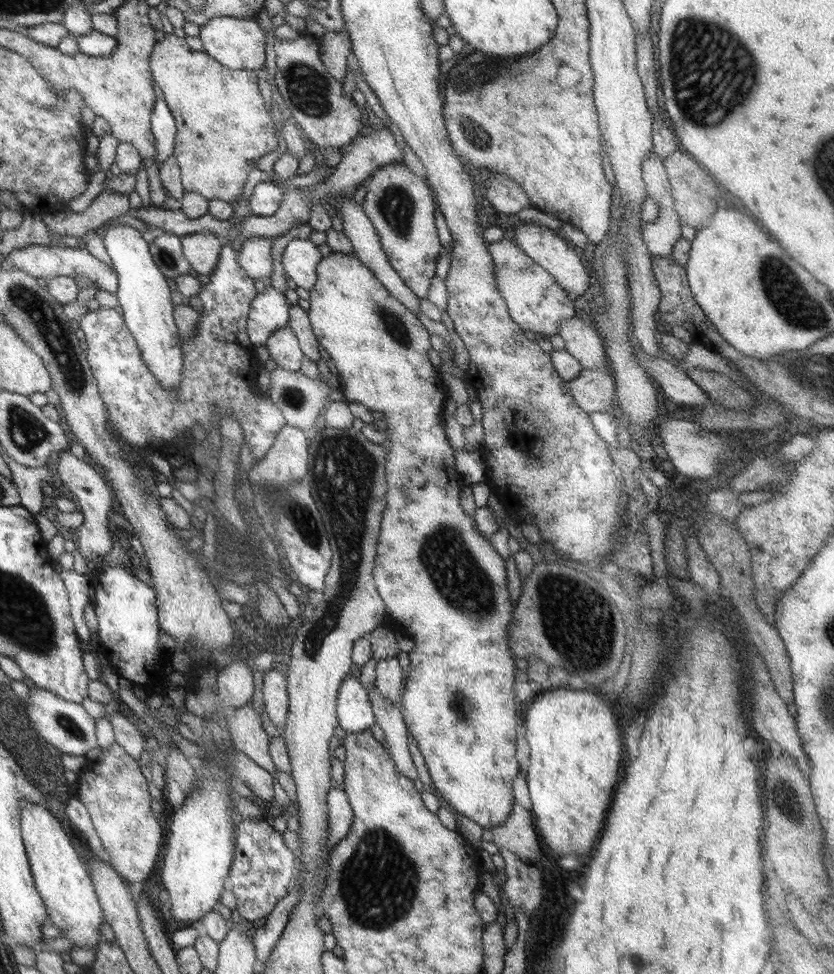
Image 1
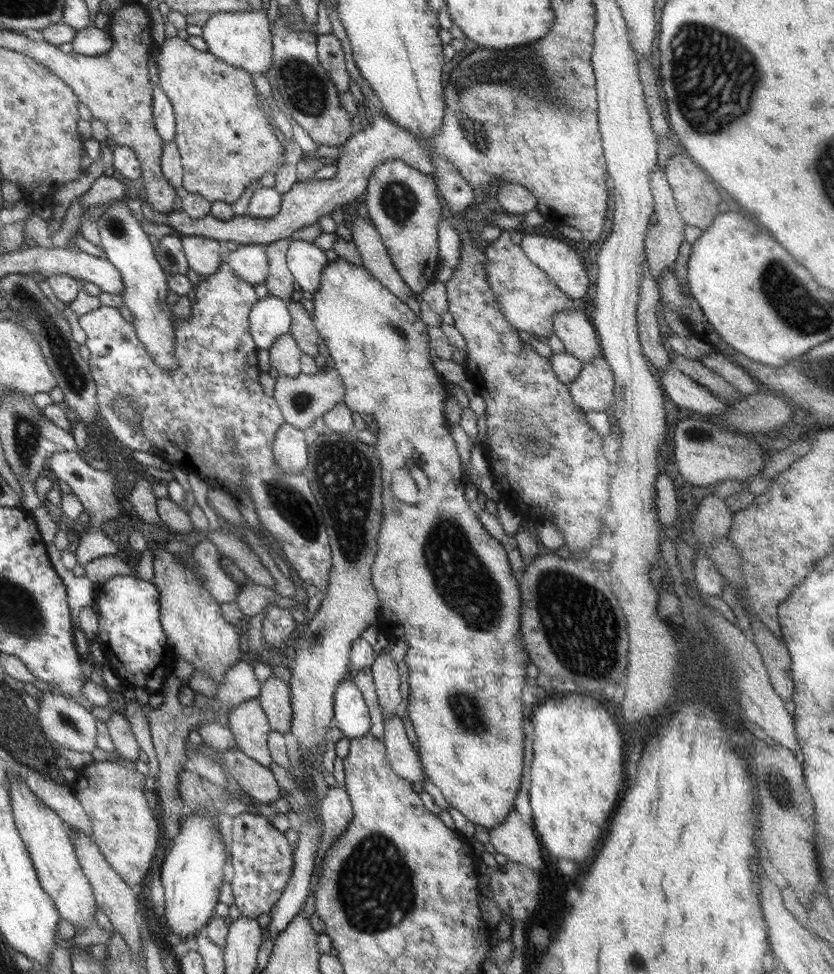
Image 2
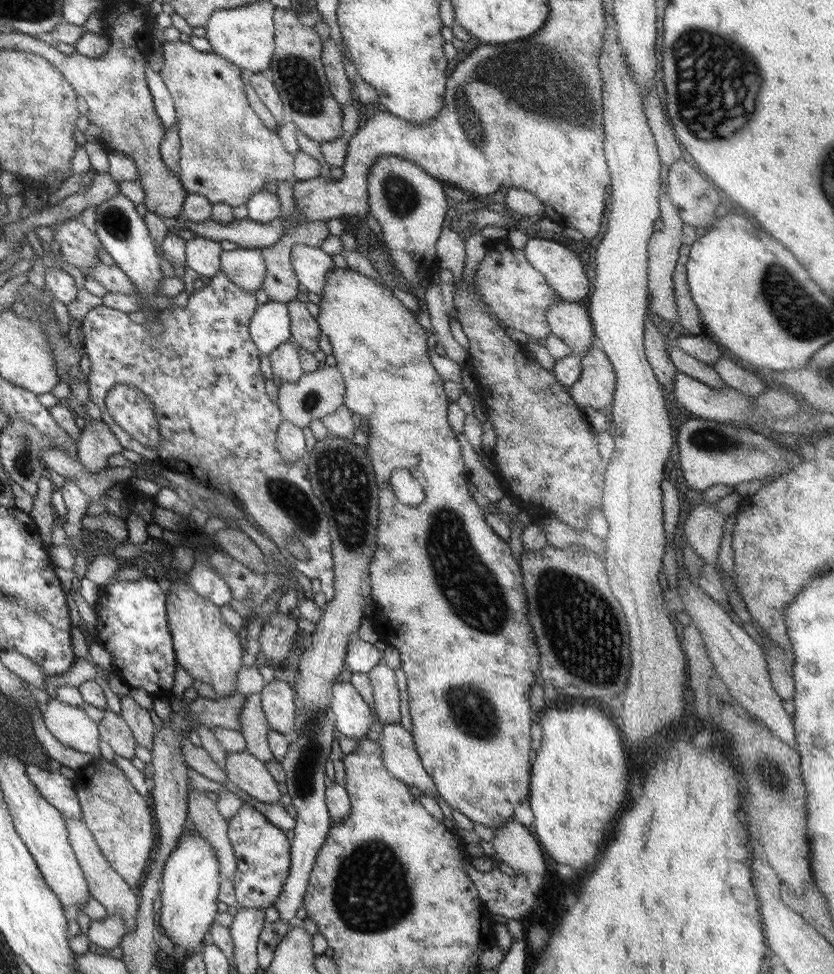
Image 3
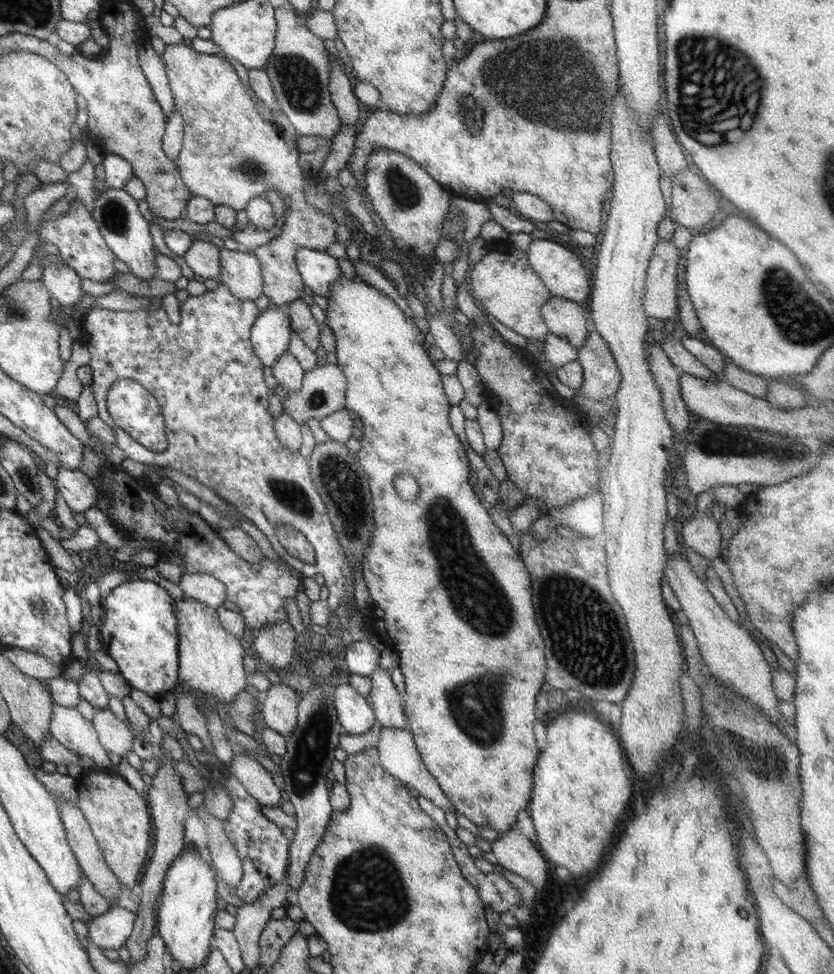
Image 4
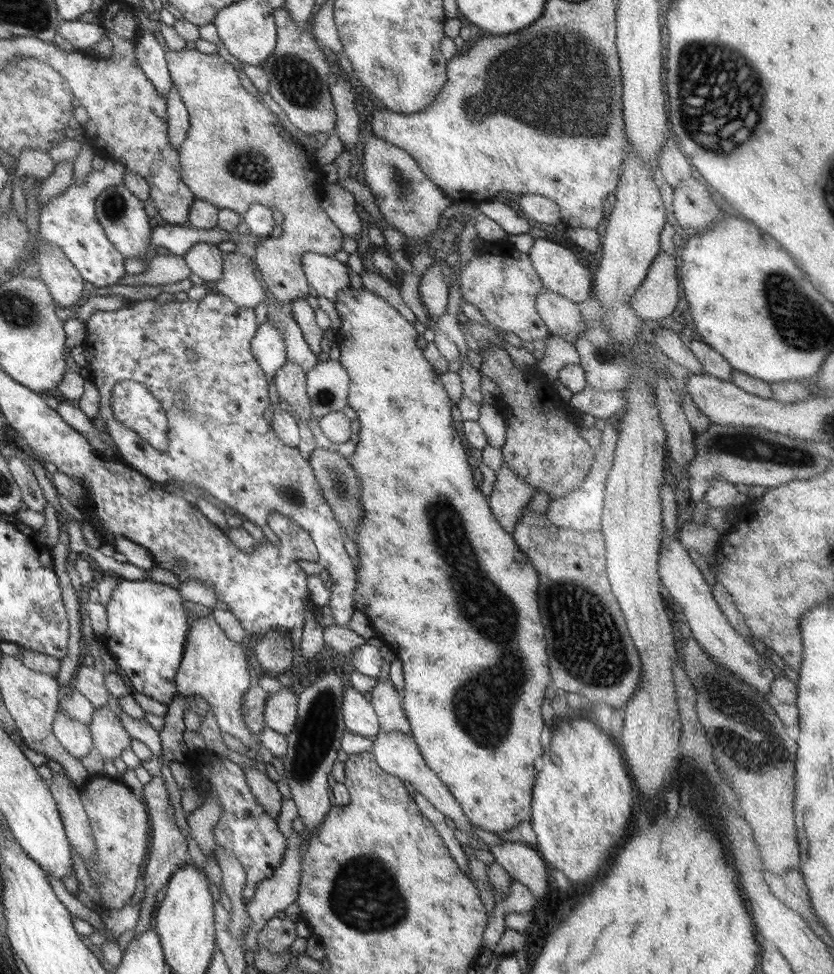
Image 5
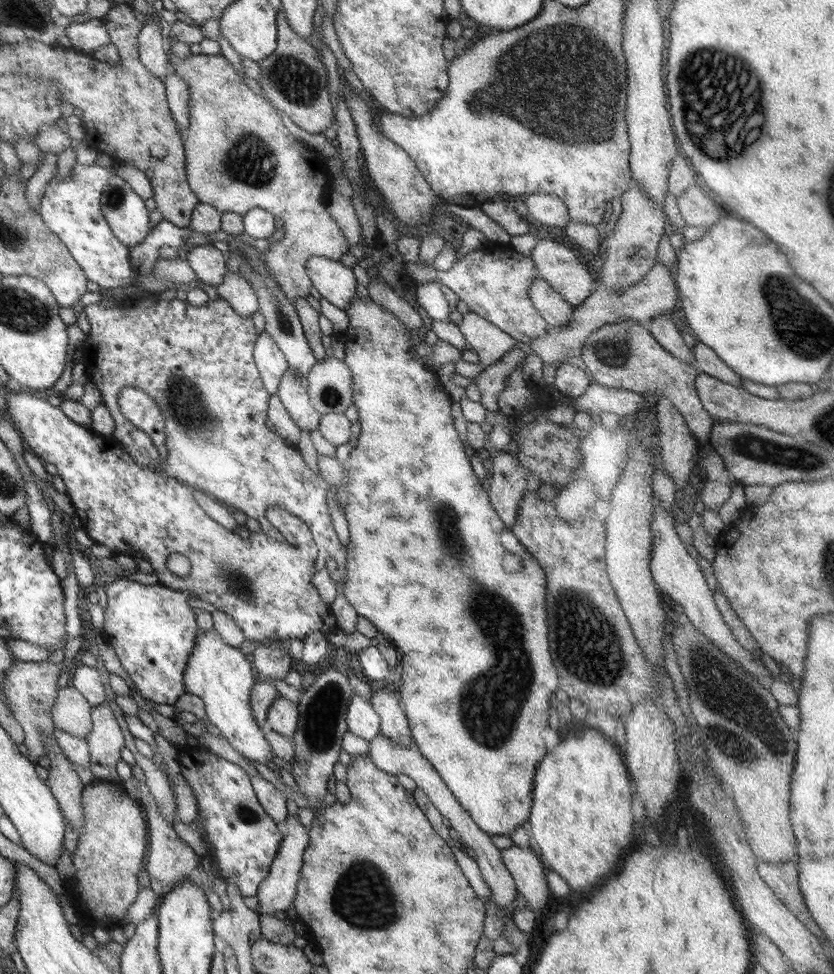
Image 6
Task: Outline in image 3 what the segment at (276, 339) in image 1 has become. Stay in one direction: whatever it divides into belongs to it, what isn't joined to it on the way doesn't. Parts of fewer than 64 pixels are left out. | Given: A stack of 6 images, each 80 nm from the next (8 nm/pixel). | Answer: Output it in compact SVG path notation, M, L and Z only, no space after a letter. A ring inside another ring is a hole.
M291 339L279 343L275 350L269 352L268 358L272 374L275 374L281 382L297 382L303 374L299 354L297 354L297 345Z

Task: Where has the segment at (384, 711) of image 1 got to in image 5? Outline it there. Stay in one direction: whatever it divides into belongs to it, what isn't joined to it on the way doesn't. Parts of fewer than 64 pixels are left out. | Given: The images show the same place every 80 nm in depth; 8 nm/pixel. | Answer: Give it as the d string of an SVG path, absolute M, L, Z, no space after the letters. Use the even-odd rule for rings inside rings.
M379 731L378 734L372 738L371 752L375 763L383 772L390 776L396 777L399 781L408 782L416 792L421 794L425 800L428 800L433 808L436 808L443 816L447 816L452 820L456 829L466 834L469 839L479 840L474 836L472 828L469 828L471 822L462 813L459 805L455 802L449 789L435 777L435 773L425 765L425 761L421 757L416 743L413 742L410 734L401 734L399 732L383 732Z

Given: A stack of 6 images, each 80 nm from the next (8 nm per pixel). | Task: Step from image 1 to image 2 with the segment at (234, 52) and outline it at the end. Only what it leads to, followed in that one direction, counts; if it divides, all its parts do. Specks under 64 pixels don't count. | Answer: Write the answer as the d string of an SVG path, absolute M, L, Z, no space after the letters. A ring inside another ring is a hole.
M263 9L217 12L201 27L201 38L207 46L207 52L225 64L246 70L254 75L264 74L272 60L272 35Z

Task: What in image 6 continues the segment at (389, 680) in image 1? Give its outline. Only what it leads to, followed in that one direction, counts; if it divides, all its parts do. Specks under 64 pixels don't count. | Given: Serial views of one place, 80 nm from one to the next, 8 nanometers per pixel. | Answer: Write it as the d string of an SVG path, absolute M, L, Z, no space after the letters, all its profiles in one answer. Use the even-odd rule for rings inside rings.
M385 687L374 688L370 706L380 718L379 734L393 744L409 746L412 737L398 699Z

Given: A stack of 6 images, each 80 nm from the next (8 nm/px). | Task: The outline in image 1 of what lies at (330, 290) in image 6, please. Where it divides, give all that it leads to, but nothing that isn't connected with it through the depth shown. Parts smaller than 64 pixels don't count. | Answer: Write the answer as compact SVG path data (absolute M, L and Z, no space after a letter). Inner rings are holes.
M293 238L287 242L281 254L281 265L287 278L305 291L311 290L317 280L315 267L322 260L317 246L310 240Z

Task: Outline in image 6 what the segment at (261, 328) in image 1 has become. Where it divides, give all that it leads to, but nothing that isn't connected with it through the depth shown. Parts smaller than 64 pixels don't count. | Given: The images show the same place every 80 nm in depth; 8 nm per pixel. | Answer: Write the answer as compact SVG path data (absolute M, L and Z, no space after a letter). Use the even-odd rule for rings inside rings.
M264 330L255 339L252 356L264 389L270 395L276 394L278 378L288 365L275 341Z

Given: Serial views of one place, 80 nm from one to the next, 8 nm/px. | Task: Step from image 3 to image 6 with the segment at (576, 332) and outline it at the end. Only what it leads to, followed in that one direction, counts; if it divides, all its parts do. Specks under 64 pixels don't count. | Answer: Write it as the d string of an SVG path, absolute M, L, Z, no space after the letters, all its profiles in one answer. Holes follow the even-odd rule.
M537 276L529 285L527 294L531 305L548 326L560 328L571 322L574 307L567 304L541 277Z

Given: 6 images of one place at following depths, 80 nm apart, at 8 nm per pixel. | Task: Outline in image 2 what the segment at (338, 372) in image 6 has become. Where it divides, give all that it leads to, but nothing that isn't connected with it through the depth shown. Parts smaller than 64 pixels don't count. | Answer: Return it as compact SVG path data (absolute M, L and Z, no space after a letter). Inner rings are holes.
M330 366L326 371L320 370L311 375L301 372L294 377L278 374L274 379L272 397L284 422L303 431L305 428L310 428L316 418L321 417L324 412L331 410L332 406L341 401L343 393L344 388L340 376Z

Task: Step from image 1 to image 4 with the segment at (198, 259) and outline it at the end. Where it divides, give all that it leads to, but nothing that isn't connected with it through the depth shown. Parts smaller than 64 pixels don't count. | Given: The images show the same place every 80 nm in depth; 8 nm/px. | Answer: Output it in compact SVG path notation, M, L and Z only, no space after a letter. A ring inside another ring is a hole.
M194 240L183 254L183 260L193 274L206 279L209 284L218 279L220 272L217 246Z

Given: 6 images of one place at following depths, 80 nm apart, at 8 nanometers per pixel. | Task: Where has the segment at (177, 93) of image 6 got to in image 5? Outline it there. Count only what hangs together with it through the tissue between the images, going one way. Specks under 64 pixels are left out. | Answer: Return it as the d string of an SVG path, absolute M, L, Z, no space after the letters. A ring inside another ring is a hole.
M170 86L166 100L167 144L171 148L179 148L189 128L189 117L185 105L178 97L176 90Z

